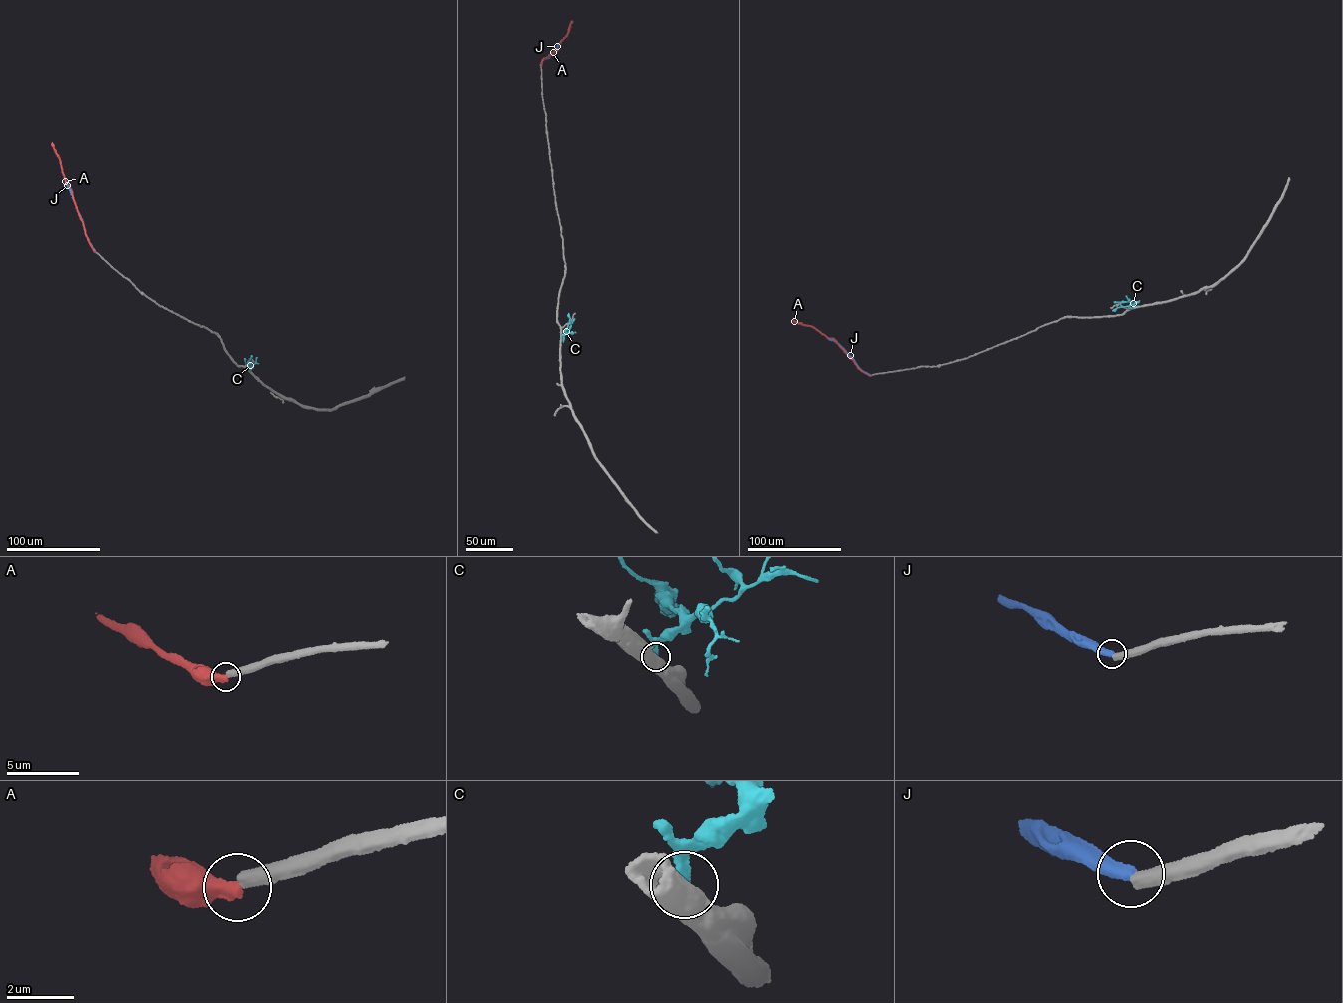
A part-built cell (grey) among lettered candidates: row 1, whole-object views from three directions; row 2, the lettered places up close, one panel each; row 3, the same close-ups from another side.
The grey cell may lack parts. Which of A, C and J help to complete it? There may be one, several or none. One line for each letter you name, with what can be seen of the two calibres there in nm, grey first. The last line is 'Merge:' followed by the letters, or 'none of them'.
J: calibres 440 and 440 nm
Merge: J

